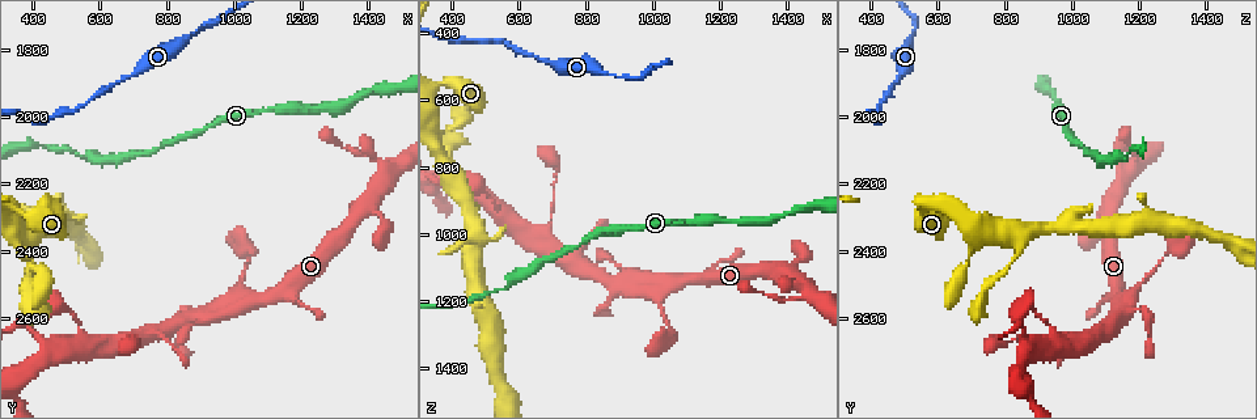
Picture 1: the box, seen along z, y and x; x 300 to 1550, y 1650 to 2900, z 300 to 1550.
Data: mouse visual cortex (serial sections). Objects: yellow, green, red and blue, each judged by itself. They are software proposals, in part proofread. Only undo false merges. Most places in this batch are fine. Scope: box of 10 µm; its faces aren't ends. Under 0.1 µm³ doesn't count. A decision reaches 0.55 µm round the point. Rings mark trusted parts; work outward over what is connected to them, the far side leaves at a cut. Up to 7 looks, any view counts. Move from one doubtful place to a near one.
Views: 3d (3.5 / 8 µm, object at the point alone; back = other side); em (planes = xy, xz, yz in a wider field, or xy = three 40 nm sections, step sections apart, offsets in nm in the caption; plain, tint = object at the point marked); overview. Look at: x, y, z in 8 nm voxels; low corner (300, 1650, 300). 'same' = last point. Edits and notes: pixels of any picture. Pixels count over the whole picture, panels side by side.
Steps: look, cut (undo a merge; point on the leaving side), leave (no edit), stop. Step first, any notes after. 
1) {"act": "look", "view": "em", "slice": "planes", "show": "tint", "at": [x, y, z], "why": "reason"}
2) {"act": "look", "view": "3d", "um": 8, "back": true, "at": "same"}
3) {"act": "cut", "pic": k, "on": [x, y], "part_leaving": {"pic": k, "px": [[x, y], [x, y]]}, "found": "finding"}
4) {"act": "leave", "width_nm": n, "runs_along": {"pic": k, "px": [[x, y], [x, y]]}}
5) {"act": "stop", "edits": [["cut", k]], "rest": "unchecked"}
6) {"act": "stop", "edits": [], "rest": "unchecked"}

{"act": "look", "view": "3d", "um": 3.5, "at": [400, 2370, 830], "why": "branch point"}

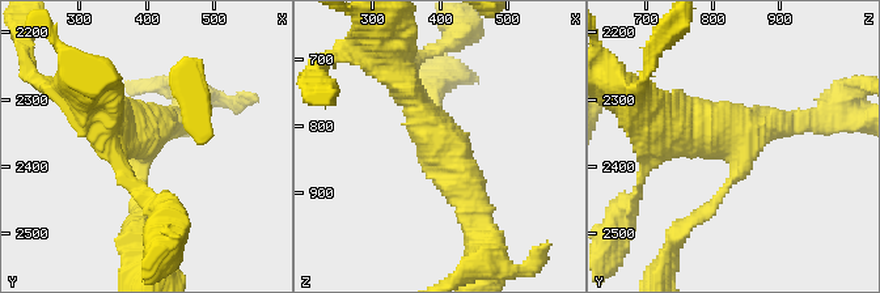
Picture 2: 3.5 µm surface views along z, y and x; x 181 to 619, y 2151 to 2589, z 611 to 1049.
{"act": "look", "view": "em", "slice": "xy", "step": 2, "show": "tint", "at": [395, 2375, 830], "arms": 3, "arm_widths_nm": [150, 350, 450], "why": "need the tissue"}

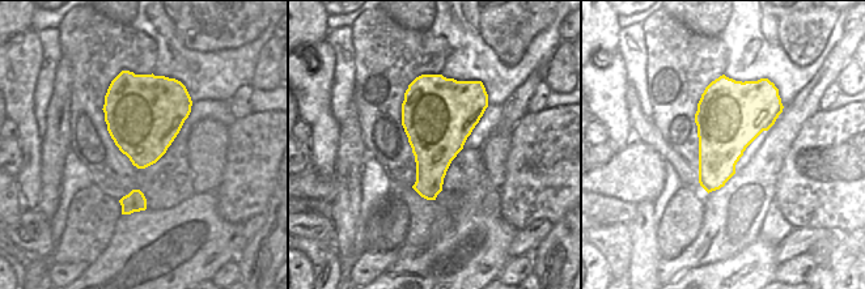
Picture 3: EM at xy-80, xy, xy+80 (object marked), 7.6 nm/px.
{"act": "leave", "runs_along": {"pic": 2, "px": [[394, 67], [472, 211]]}, "found": "one cell here"}

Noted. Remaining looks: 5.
{"act": "look", "view": "em", "slice": "planes", "show": "tint", "at": [1050, 2550, 1150], "why": "abrupt turn"}

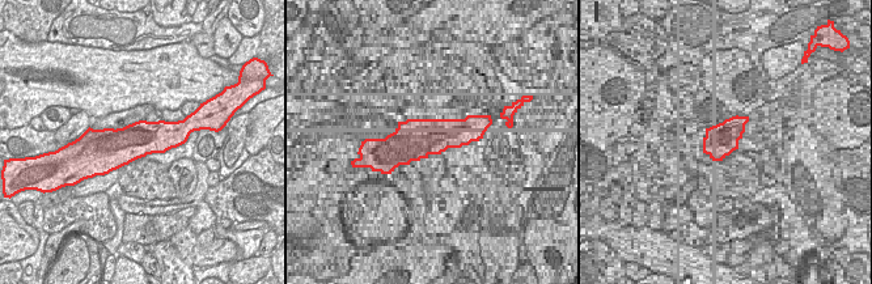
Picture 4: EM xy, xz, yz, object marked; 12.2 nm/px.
{"act": "look", "view": "3d", "um": 3.5, "at": "same", "why": "wider look"}

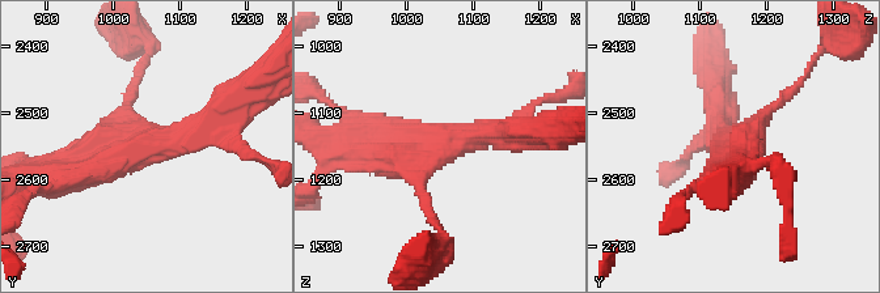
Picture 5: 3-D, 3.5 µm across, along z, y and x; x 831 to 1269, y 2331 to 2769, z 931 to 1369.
{"act": "leave", "width_nm": 460, "runs_along": {"pic": 5, "px": [[220, 115], [64, 177]]}, "found": "continuous, no second cell"}

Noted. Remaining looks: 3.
{"act": "look", "view": "3d", "um": 3.5, "at": [540, 2680, 940], "why": "three-way junction"}

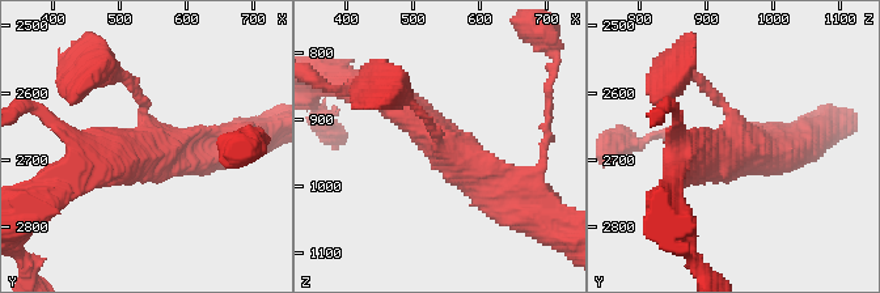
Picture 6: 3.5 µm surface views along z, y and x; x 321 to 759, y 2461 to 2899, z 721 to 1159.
{"act": "look", "view": "em", "slice": "planes", "show": "tint", "at": [540, 2685, 935], "arms": 3, "arm_widths_nm": [150, 350, 500], "why": "need the tissue"}

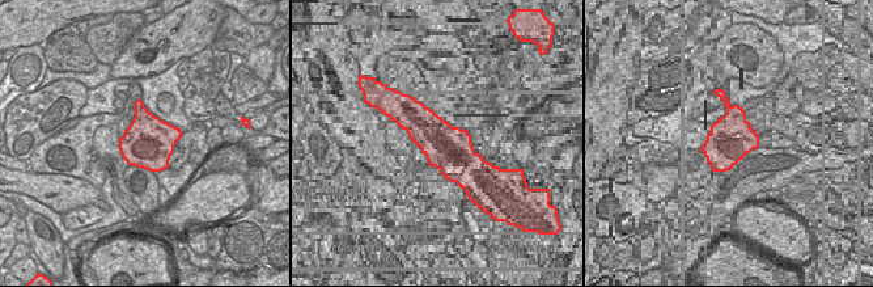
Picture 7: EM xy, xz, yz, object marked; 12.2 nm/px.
{"act": "look", "view": "em", "slice": "xy", "step": 1, "show": "tint", "at": "same", "why": "cut it another way"}

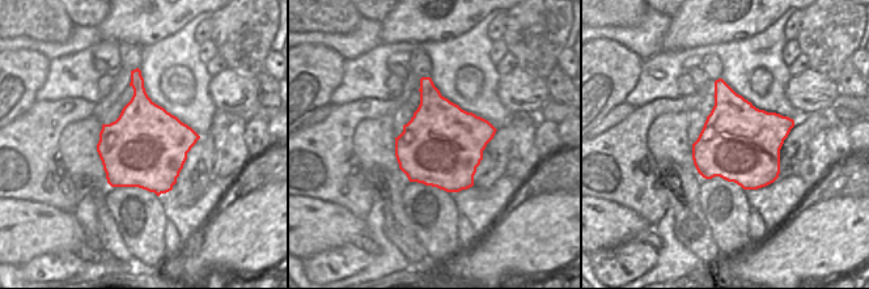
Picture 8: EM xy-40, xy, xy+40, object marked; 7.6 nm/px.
{"act": "leave", "width_nm": 600, "runs_along": {"pic": 6, "px": [[510, 204], [373, 90]]}, "found": "continuous, no second cell"}

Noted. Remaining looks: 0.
{"act": "stop", "edits": [], "rest": "unchecked"}

